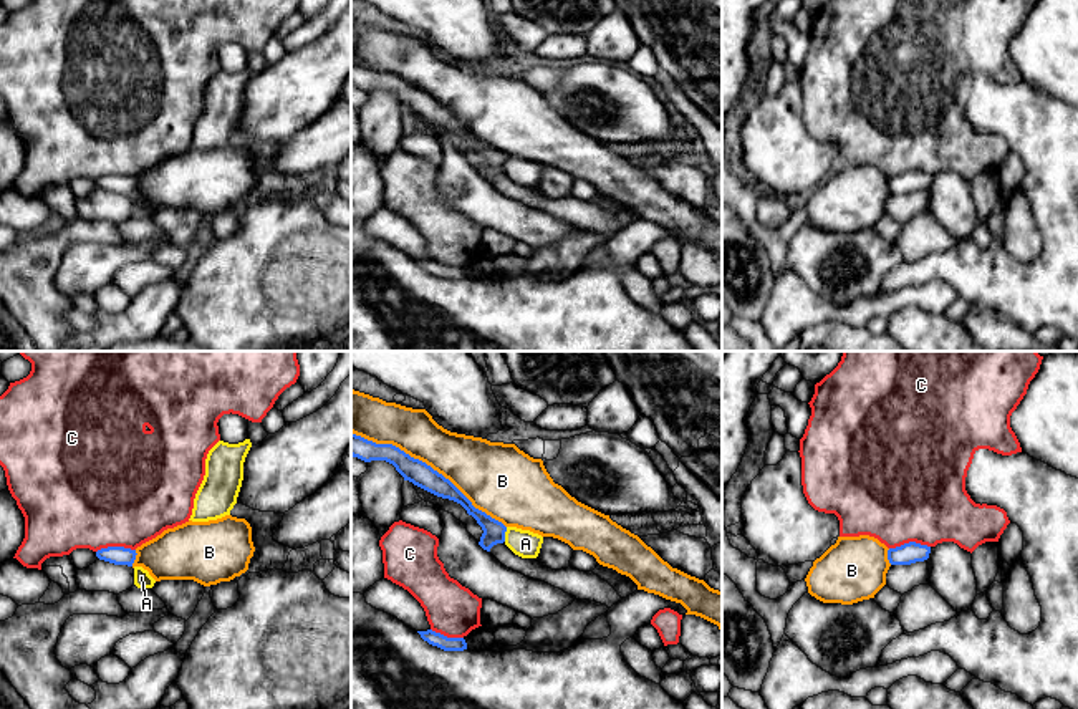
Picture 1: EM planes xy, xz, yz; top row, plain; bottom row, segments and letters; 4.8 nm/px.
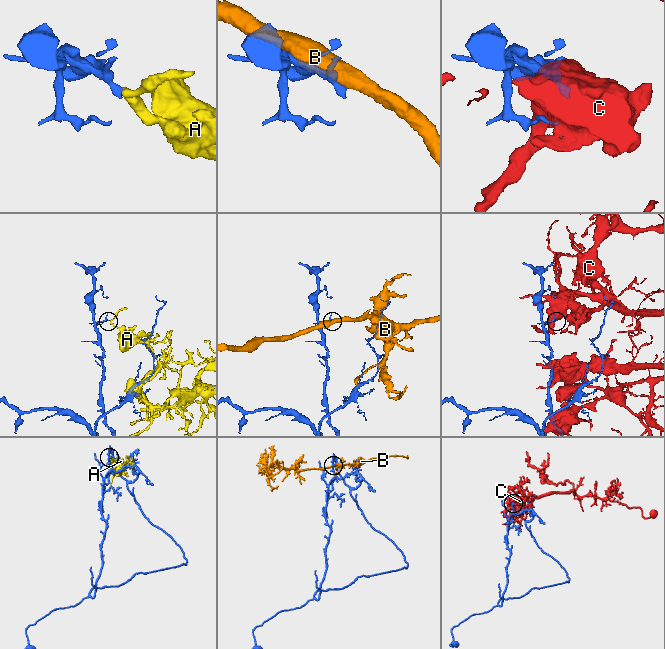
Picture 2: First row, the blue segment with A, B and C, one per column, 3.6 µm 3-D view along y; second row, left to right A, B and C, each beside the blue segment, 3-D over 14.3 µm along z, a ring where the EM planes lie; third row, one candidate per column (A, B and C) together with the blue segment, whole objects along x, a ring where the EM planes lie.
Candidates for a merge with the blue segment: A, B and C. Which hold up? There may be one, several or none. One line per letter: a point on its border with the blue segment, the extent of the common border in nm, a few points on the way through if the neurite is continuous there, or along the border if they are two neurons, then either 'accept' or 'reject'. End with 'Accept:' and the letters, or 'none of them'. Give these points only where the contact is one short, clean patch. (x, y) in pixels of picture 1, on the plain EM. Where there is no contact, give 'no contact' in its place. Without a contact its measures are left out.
A: meets blue in xz at (504, 163); contact 70 nm long; border along xz (507, 156), (504, 169); reject
B: meets blue in xz at (429, 95); contact 900 nm long; reject
C: meets blue in yz at (909, 171); contact 200 nm long; reject
Accept: none of them

